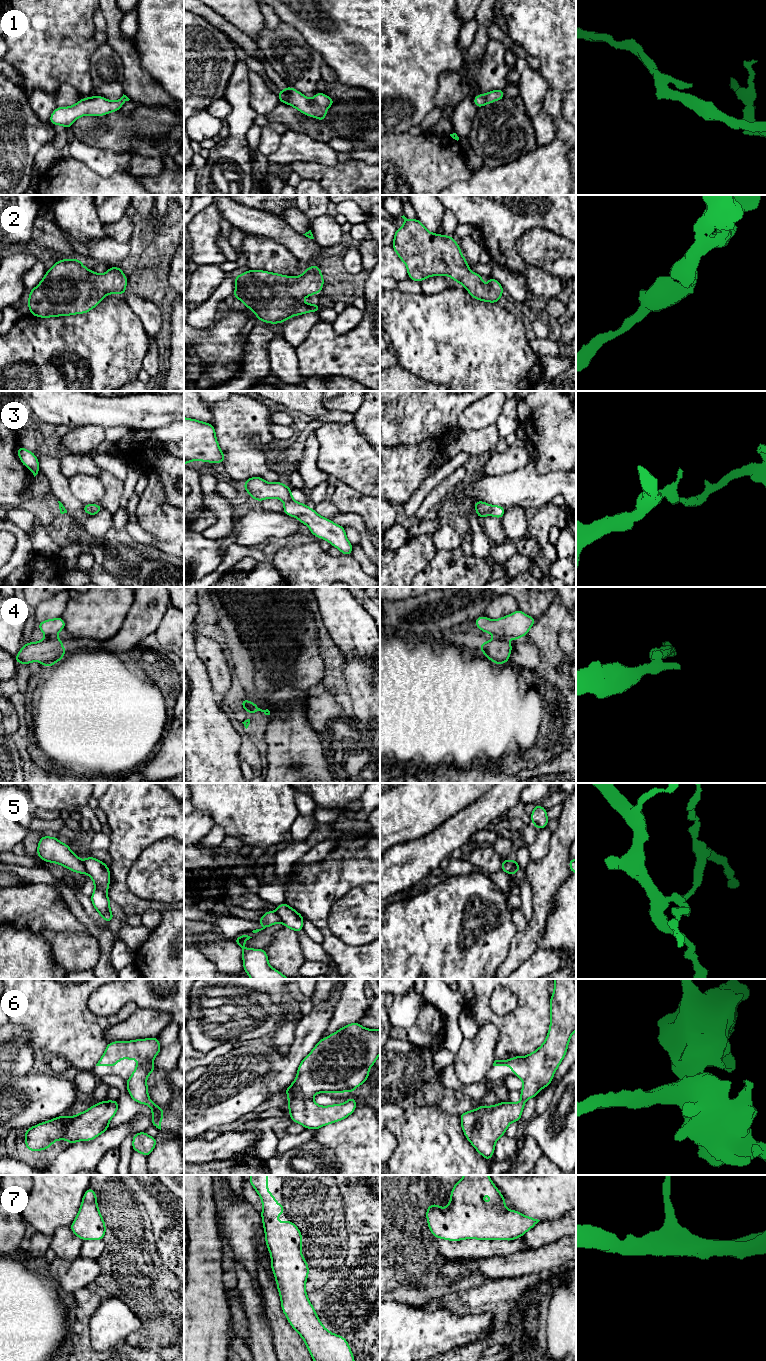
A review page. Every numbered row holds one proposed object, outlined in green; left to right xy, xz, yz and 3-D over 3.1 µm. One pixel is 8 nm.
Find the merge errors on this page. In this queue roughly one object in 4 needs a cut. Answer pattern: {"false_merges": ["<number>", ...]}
{"false_merges": ["4", "5"]}

